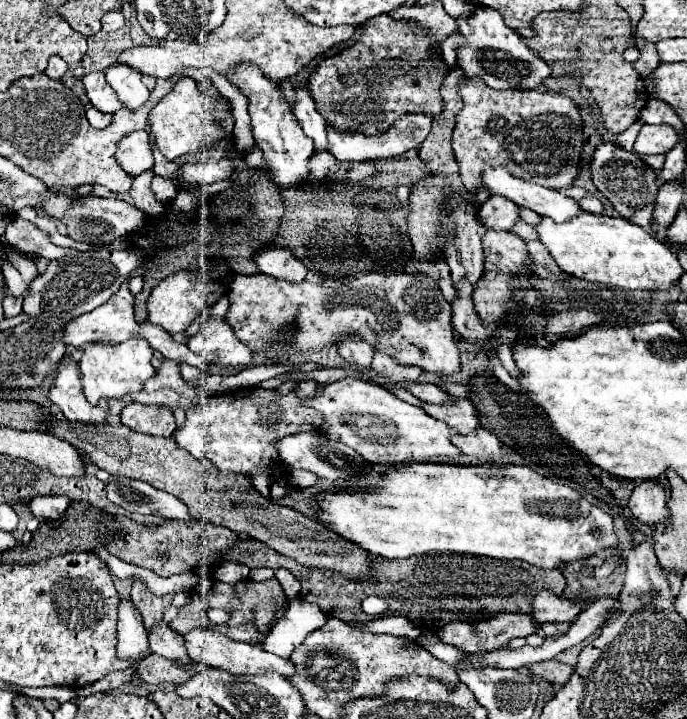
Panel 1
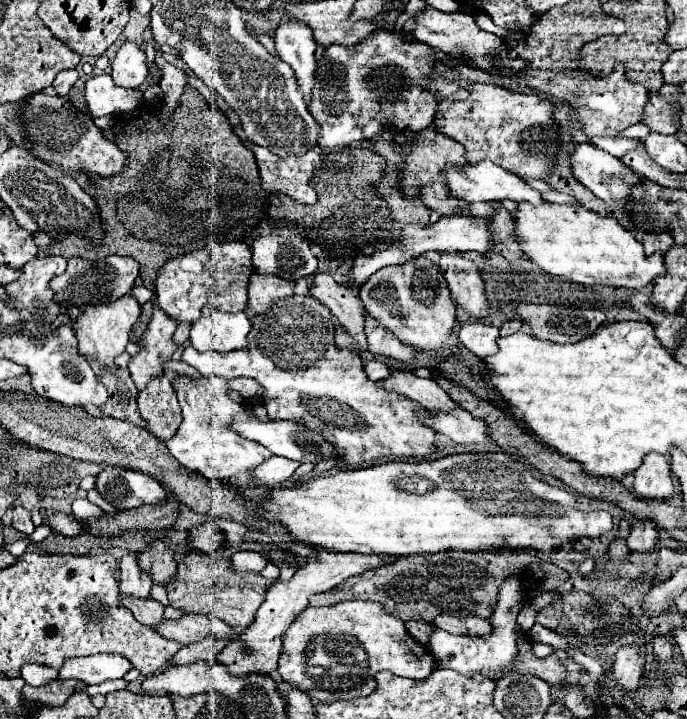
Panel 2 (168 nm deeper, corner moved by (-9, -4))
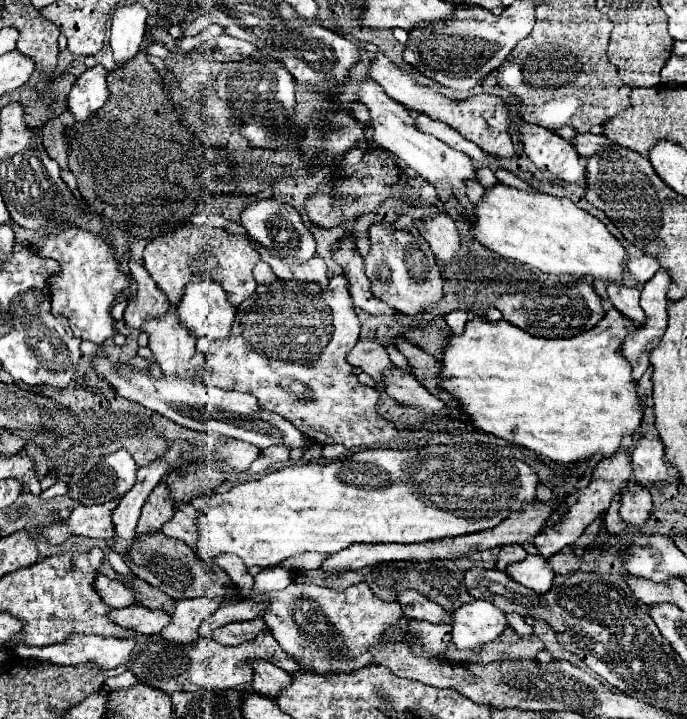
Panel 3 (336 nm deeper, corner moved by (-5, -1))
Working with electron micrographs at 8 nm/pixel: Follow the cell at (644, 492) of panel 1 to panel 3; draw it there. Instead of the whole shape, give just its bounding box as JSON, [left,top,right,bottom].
[631,438,667,486]

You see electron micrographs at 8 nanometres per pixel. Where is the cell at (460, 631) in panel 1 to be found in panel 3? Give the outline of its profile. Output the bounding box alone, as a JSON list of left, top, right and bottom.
[397,592,453,624]

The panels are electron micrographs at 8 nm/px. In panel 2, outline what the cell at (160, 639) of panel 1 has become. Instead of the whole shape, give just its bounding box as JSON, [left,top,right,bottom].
[121,597,163,627]

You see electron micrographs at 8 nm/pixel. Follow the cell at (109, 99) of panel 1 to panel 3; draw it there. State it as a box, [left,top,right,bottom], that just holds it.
[69,64,109,122]

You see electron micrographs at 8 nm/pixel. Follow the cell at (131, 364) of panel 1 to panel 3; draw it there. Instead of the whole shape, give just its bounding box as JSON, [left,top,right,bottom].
[33,228,129,344]

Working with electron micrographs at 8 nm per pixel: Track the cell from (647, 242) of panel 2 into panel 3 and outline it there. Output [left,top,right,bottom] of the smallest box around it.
[627,254,661,284]

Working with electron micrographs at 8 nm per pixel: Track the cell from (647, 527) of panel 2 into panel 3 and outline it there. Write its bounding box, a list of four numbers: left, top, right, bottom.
[619,486,651,528]

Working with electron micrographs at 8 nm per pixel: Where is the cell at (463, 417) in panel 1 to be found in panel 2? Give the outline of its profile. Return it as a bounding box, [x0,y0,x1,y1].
[383,367,457,411]

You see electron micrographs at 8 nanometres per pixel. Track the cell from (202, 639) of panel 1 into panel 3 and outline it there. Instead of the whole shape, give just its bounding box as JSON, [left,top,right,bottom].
[109,606,171,634]

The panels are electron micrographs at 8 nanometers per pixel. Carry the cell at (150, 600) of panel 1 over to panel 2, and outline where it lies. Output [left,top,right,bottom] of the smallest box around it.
[139,539,175,585]

